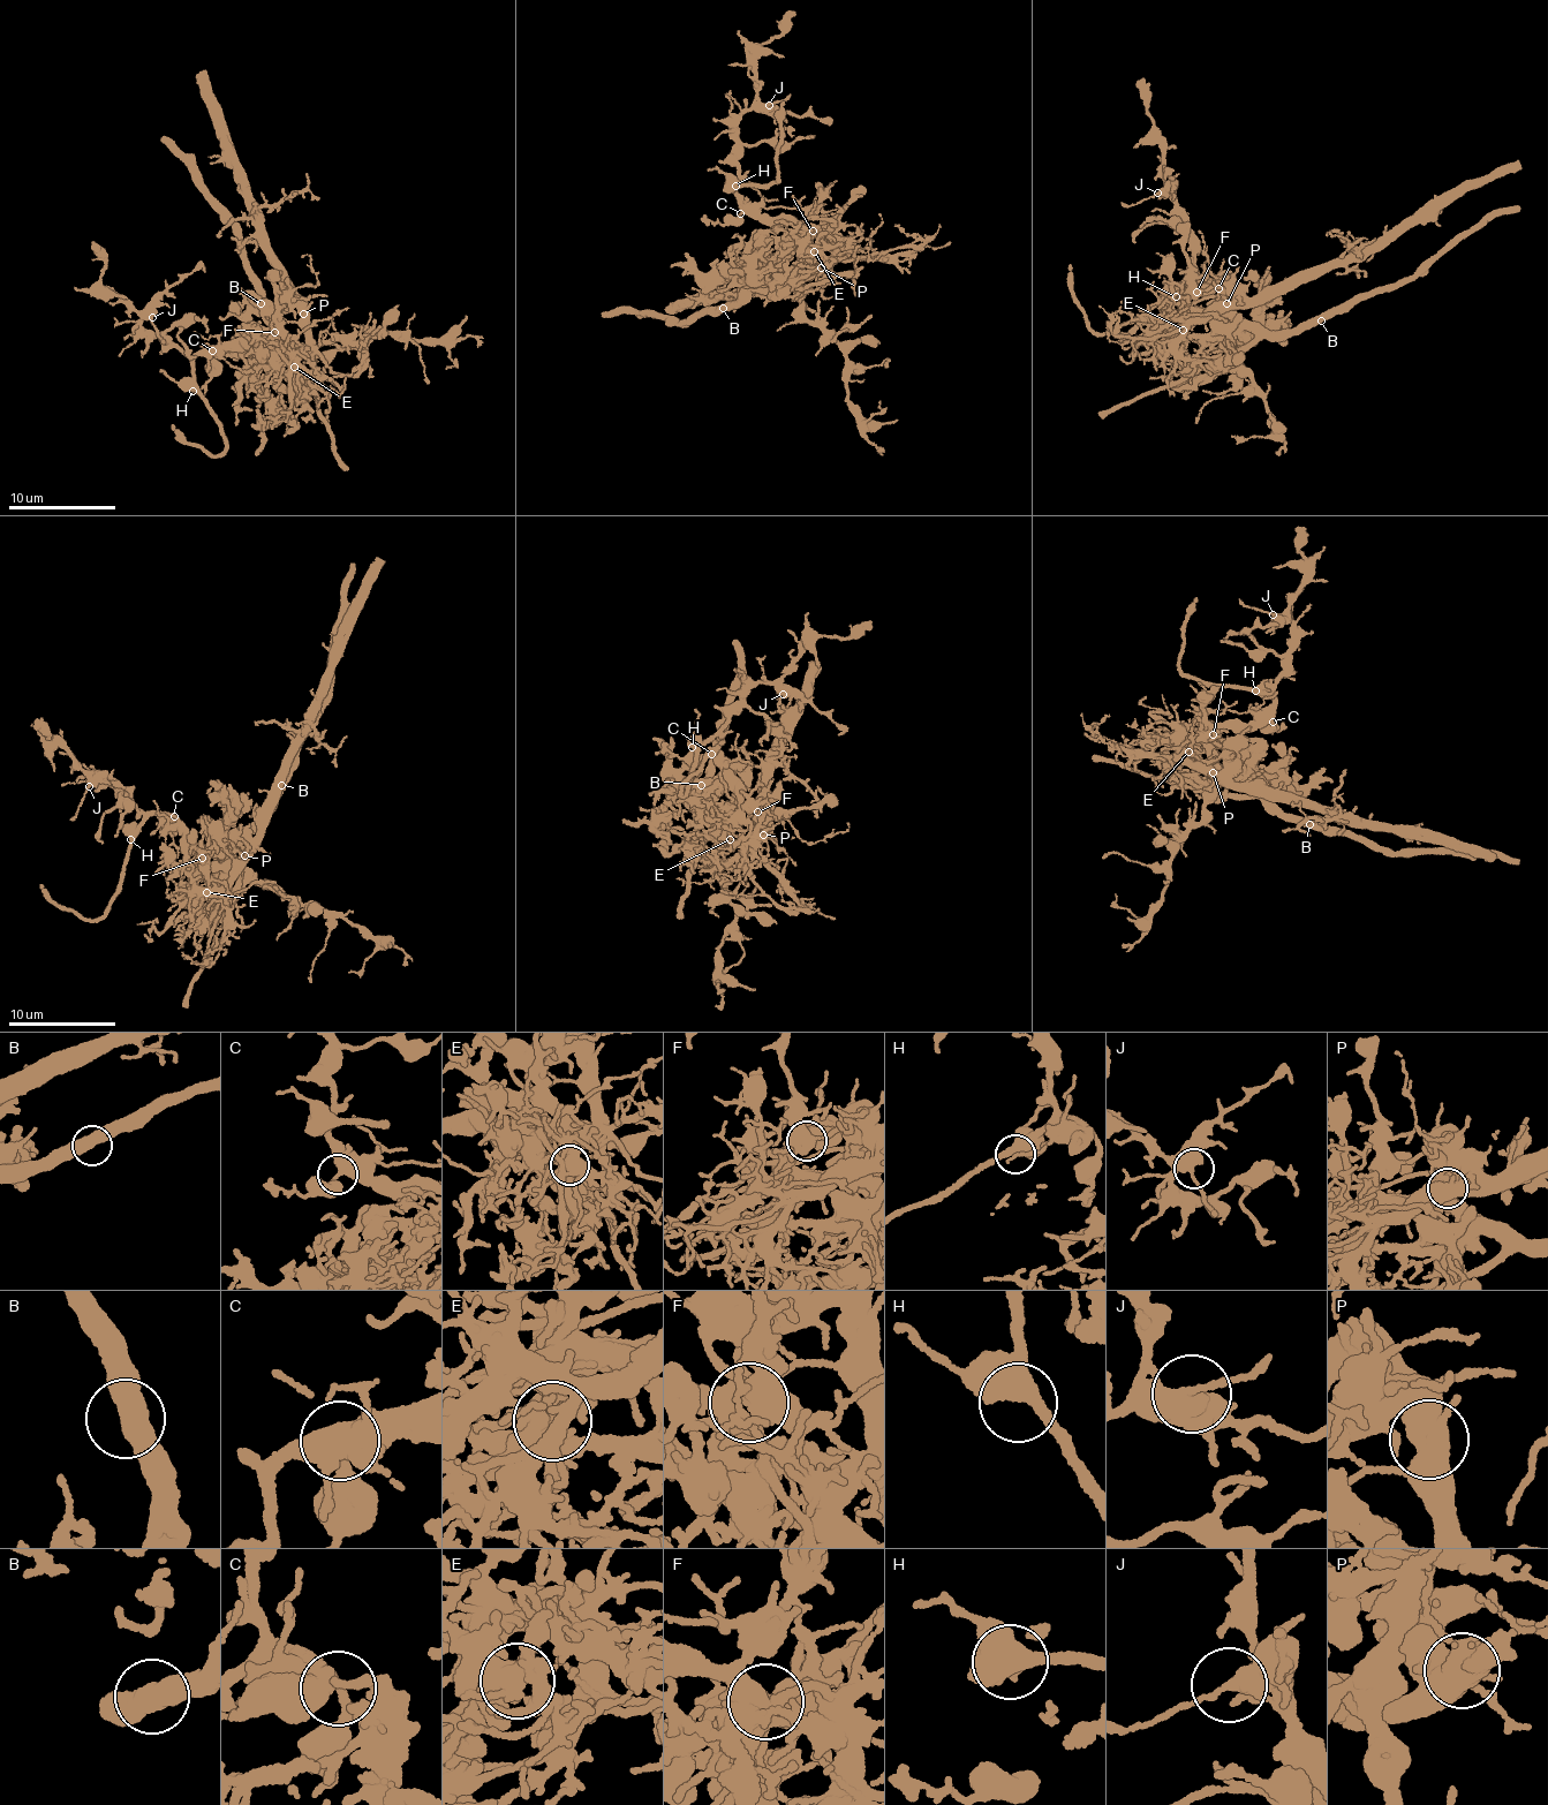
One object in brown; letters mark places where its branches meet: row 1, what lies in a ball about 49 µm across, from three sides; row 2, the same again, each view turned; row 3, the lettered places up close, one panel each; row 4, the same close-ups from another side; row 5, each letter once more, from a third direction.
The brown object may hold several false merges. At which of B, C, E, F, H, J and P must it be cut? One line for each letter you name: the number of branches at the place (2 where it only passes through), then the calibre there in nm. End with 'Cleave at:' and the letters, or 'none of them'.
E: branches 2; calibre 280 nm
F: branches 2; calibre 500 nm
P: branches 3; calibre 550 nm
Cleave at: E, F, P

